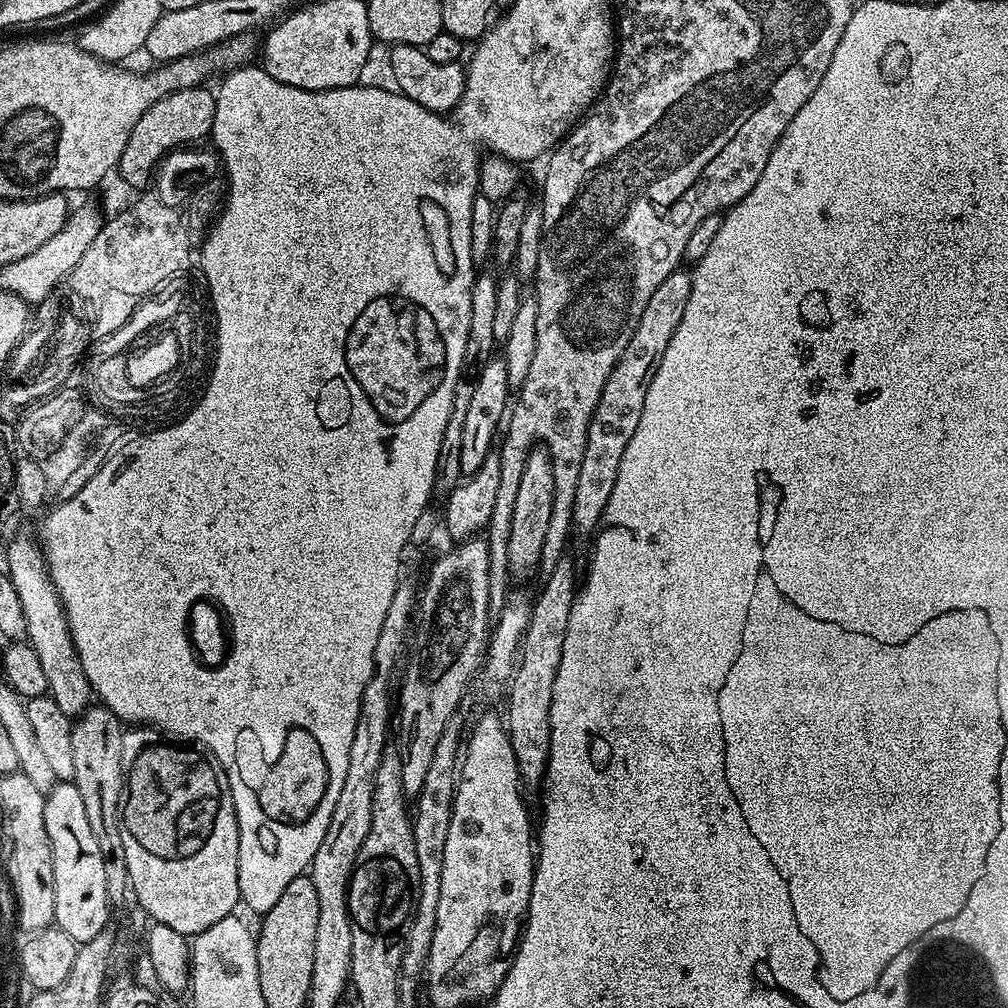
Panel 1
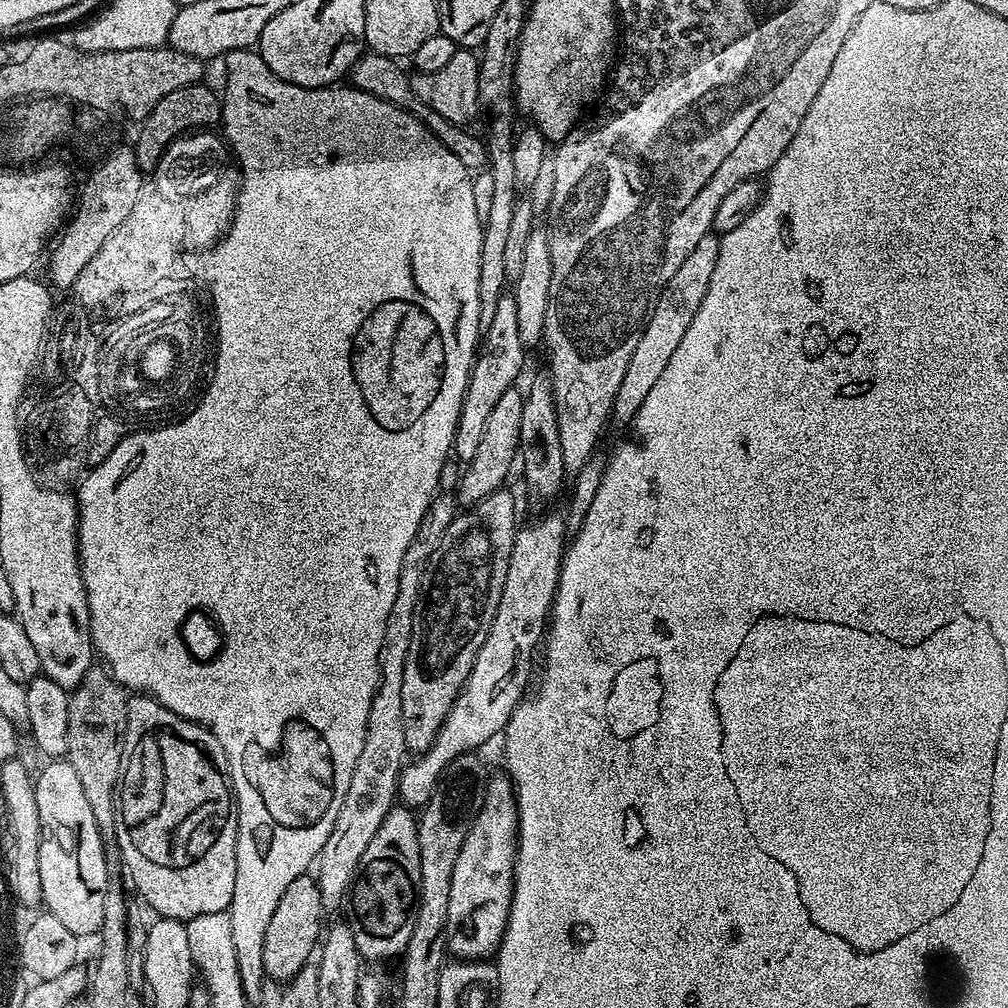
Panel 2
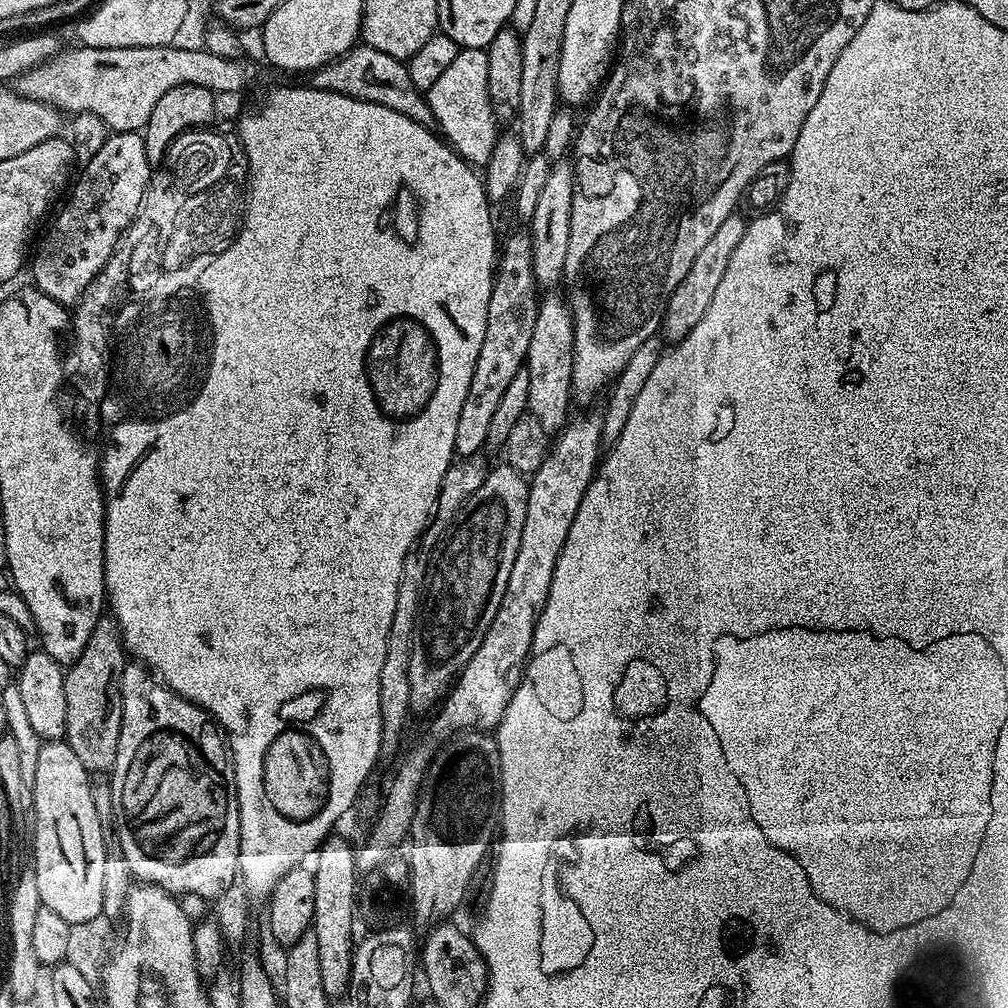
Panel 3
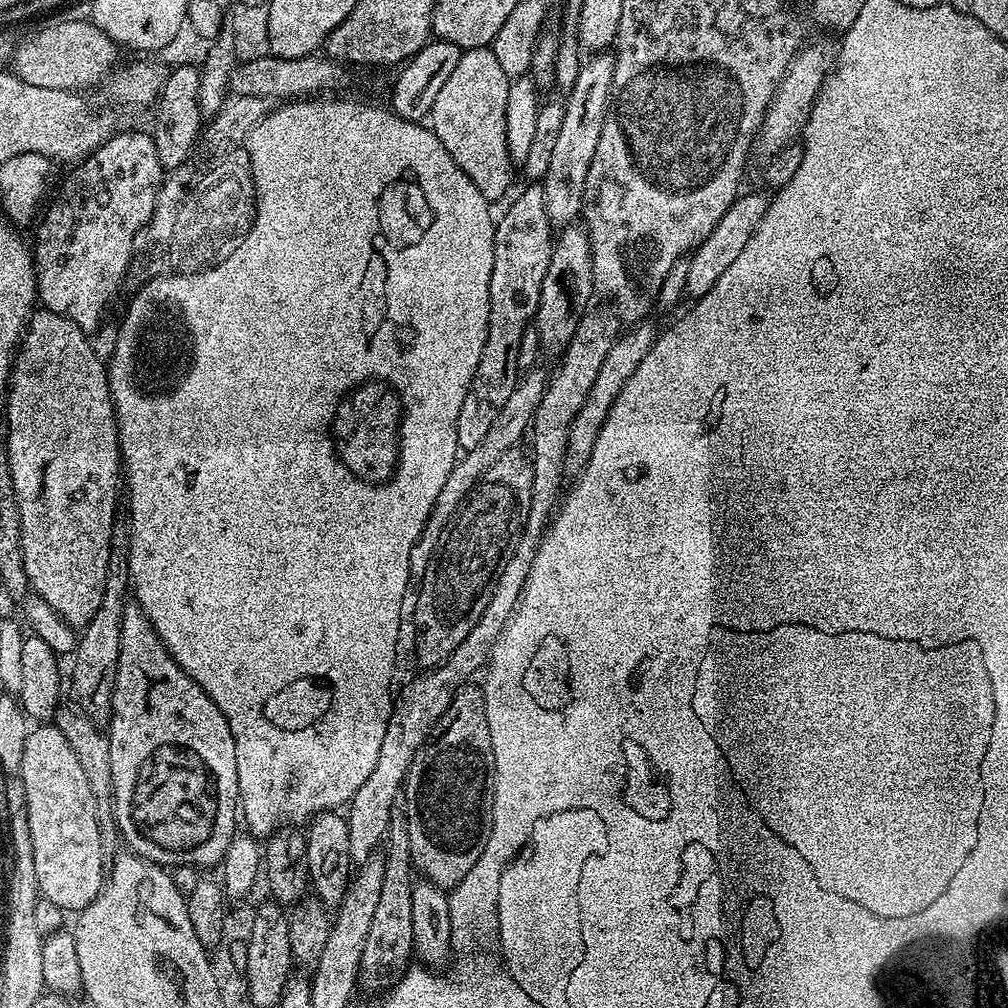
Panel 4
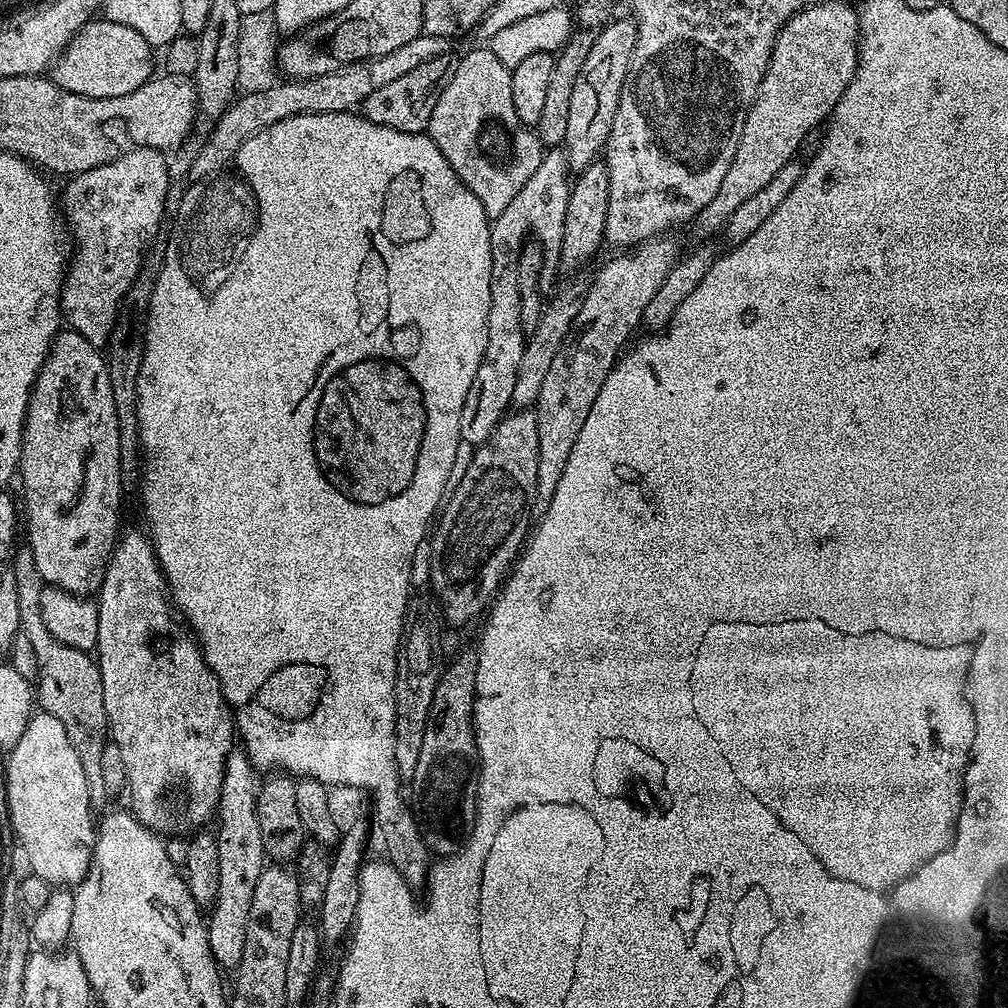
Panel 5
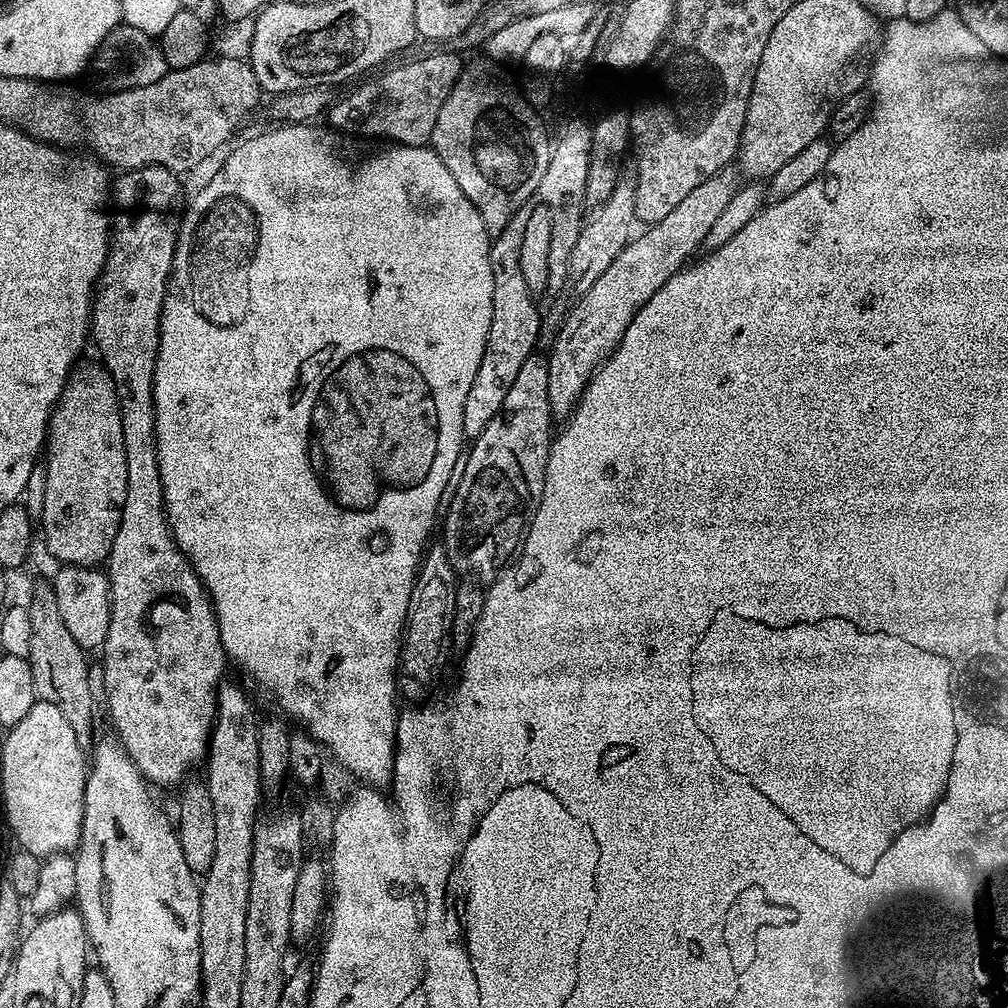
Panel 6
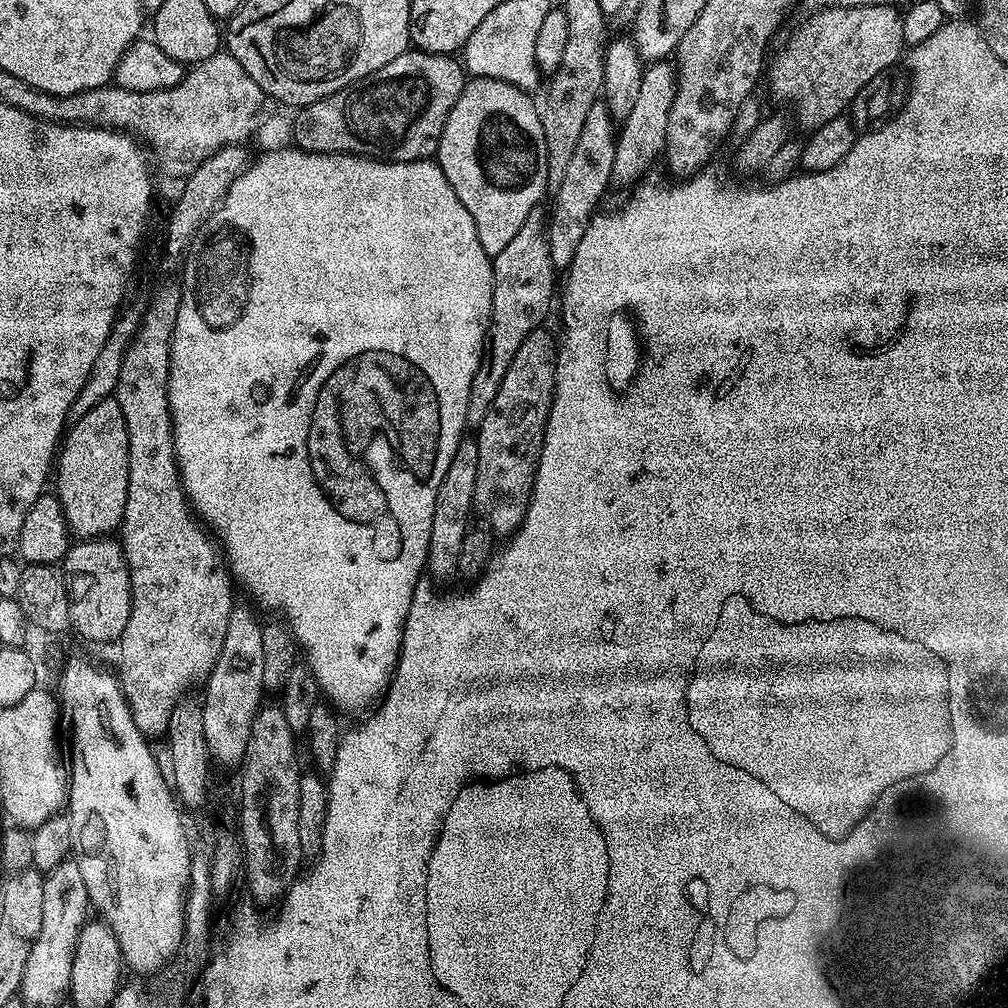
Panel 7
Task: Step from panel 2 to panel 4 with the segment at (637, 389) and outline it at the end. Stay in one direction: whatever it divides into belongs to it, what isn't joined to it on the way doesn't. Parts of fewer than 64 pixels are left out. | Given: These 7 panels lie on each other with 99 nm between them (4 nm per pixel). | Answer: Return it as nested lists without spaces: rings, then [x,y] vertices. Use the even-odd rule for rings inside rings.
[[[764,191],[765,193],[747,192],[736,197],[730,210],[726,210],[726,214],[722,214],[722,218],[718,218],[718,226],[714,226],[714,230],[710,230],[708,237],[691,253],[688,260],[690,274],[686,274],[686,292],[689,297],[702,297],[712,289],[714,282],[718,282],[718,278],[722,278],[722,274],[730,266],[730,262],[734,262],[734,258],[738,258],[738,254],[742,254],[742,250],[746,250],[746,242],[750,242],[758,222],[762,222],[762,218],[766,218],[769,193],[767,191]]]

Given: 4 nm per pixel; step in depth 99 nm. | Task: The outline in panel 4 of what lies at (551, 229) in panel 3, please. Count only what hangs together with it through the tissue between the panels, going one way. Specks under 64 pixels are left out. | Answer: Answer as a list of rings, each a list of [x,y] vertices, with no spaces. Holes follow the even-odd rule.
[[[600,50],[589,56],[592,57],[589,60],[587,57],[580,65],[574,90],[567,93],[562,127],[559,128],[558,139],[551,153],[550,166],[542,179],[548,217],[553,226],[577,223],[583,213],[586,174],[590,174],[590,162],[594,158],[594,150],[598,150],[598,138],[602,138],[602,126],[606,122],[608,102],[612,95],[615,55],[611,51]]]

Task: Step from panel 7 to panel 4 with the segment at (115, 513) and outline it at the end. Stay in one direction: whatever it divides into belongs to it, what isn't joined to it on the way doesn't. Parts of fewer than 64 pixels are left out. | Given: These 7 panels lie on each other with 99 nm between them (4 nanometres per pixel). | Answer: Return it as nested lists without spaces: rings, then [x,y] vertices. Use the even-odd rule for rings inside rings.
[[[36,310],[32,313],[30,327],[22,337],[22,343],[14,356],[12,378],[8,385],[8,464],[6,471],[10,474],[18,514],[22,520],[22,566],[26,570],[29,589],[40,596],[56,611],[65,622],[77,630],[83,629],[101,605],[106,583],[106,570],[110,557],[111,523],[114,522],[115,508],[118,503],[116,487],[122,484],[122,461],[120,459],[120,435],[116,425],[117,405],[112,404],[112,388],[108,385],[108,372],[102,361],[92,349],[89,333],[83,332],[70,318],[62,318],[47,310]]]

